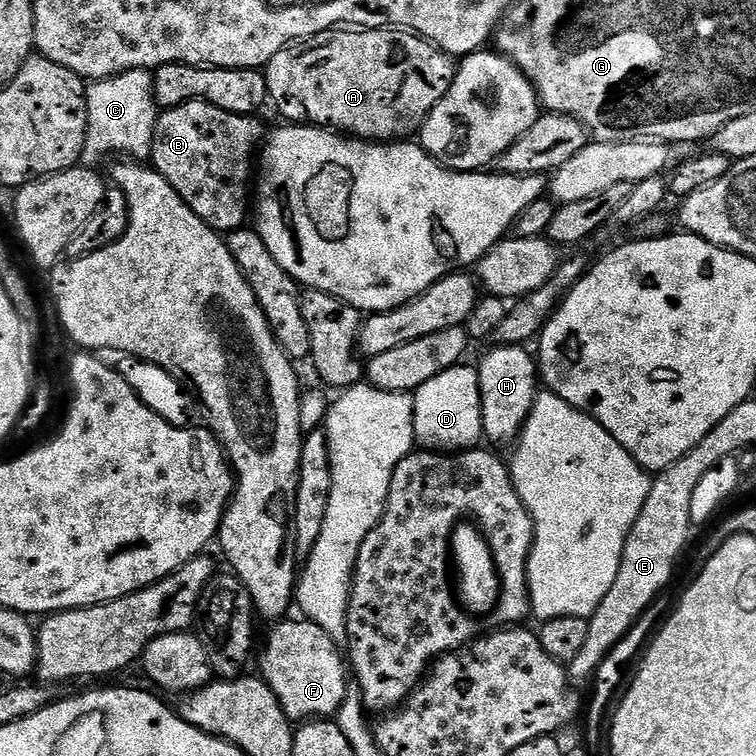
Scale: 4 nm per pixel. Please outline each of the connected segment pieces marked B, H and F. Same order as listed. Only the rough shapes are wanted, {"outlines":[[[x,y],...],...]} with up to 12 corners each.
{"outlines":[[[157,115],[151,167],[214,231],[245,227],[255,115]],[[527,347],[478,363],[484,436],[515,441],[538,395]],[[307,618],[273,627],[259,675],[289,720],[335,717],[341,645]]]}

